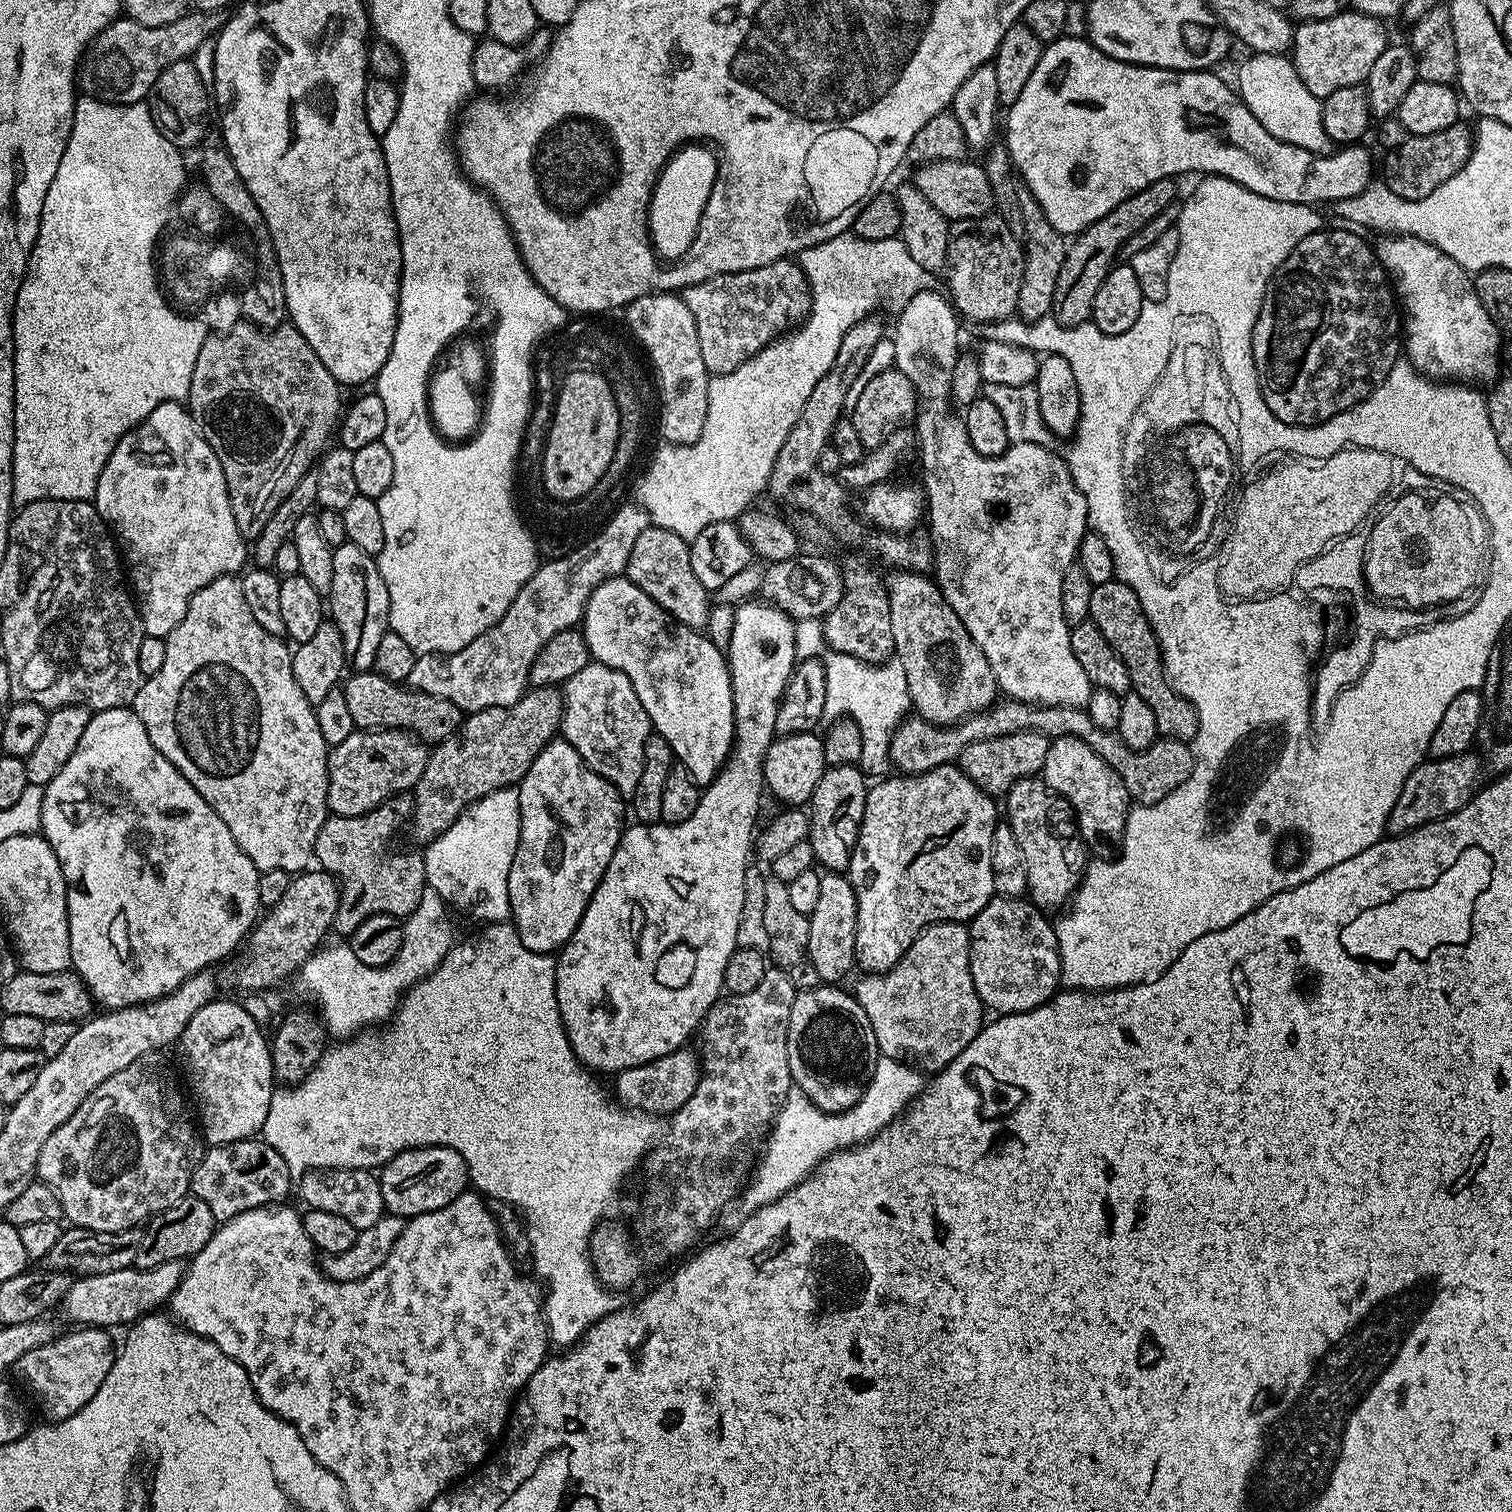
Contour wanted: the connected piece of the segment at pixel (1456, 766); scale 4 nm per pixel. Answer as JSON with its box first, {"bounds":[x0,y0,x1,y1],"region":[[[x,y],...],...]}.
{"bounds":[1387,750,1481,834],"region":[[[1472,750],[1448,758],[1425,759],[1412,771],[1410,778],[1406,778],[1402,794],[1398,794],[1398,802],[1394,802],[1394,810],[1388,815],[1387,831],[1392,834],[1412,832],[1423,824],[1462,810],[1462,806],[1470,803],[1478,791],[1480,768],[1481,757]]]}

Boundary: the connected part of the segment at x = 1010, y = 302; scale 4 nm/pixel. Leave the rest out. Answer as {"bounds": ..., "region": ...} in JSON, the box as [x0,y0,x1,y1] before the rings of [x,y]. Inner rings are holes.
{"bounds":[946,214,1024,322],"region":[[[989,214],[969,228],[972,229],[962,233],[957,240],[955,237],[948,246],[946,260],[950,265],[947,269],[948,288],[952,291],[950,299],[965,321],[1003,322],[1016,311],[1018,290],[1022,286],[1024,273],[1024,249],[1000,215]]]}

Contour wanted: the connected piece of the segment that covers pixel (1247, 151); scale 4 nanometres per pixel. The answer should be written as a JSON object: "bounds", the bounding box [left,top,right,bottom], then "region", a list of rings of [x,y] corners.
{"bounds":[1006,34,1372,234],"region":[[[1064,34],[1049,43],[1044,49],[1042,58],[1038,58],[1038,66],[1034,66],[1034,74],[1030,74],[1030,78],[1026,81],[1026,87],[1022,89],[1022,94],[1018,94],[1018,102],[1014,102],[1007,109],[1008,138],[1006,138],[1006,145],[1023,187],[1032,191],[1038,206],[1042,206],[1046,218],[1050,218],[1050,226],[1054,226],[1054,230],[1065,234],[1079,234],[1096,220],[1101,220],[1107,212],[1114,210],[1114,206],[1118,206],[1123,200],[1134,194],[1138,194],[1138,190],[1159,180],[1180,178],[1183,172],[1224,176],[1227,180],[1238,182],[1243,188],[1262,198],[1301,206],[1320,206],[1316,204],[1332,206],[1337,200],[1357,196],[1362,189],[1369,187],[1370,181],[1368,179],[1372,176],[1372,156],[1366,149],[1360,148],[1364,146],[1344,146],[1336,150],[1336,153],[1333,151],[1331,154],[1317,154],[1305,148],[1282,142],[1278,138],[1274,138],[1274,134],[1270,134],[1270,130],[1266,130],[1266,126],[1262,126],[1262,122],[1258,122],[1258,118],[1254,118],[1254,114],[1250,114],[1250,110],[1239,95],[1233,91],[1230,84],[1230,89],[1228,89],[1227,82],[1219,80],[1215,76],[1216,74],[1212,70],[1175,72],[1169,68],[1145,68],[1142,64],[1128,64],[1124,60],[1116,60],[1113,56],[1108,56],[1105,52],[1091,47],[1087,39],[1081,38],[1079,40],[1078,37],[1069,36],[1069,34]]]}

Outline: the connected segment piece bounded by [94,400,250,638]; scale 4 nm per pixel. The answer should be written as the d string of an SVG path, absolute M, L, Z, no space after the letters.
M162 402L137 428L121 438L106 466L102 466L94 503L118 541L126 576L138 601L145 636L167 638L174 626L185 618L190 598L194 598L202 586L219 576L239 573L245 567L244 559L249 559L249 545L238 530L238 522L234 522L222 466L183 403Z

